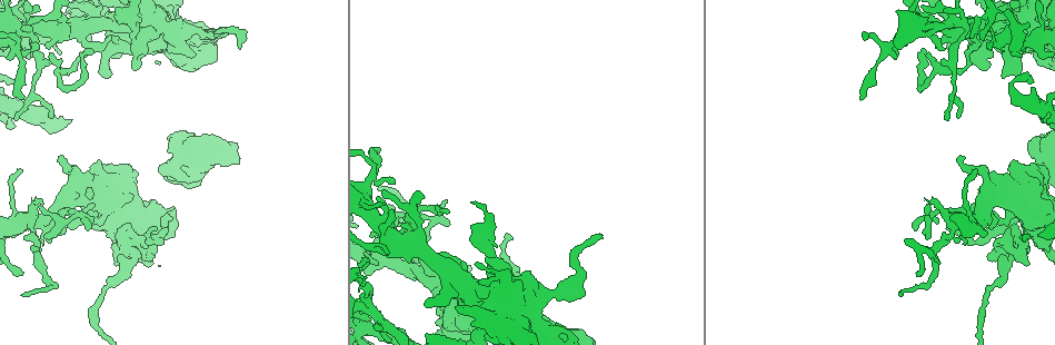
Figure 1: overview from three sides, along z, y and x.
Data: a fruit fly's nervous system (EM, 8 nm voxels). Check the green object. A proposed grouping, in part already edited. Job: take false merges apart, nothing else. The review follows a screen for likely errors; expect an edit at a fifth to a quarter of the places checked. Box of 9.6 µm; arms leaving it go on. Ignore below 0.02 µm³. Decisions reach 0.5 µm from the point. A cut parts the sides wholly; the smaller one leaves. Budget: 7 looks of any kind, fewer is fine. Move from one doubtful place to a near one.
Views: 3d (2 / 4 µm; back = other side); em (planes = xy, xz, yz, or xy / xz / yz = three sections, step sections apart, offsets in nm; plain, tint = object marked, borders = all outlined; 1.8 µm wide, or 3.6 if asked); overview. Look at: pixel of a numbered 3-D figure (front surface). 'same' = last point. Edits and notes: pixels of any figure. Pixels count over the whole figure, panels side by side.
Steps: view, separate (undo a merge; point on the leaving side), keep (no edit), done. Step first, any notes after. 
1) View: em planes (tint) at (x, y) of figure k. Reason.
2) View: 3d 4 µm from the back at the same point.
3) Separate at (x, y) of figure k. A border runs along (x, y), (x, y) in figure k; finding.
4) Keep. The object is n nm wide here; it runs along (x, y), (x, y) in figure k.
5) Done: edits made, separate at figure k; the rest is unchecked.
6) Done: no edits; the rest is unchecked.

View: em 3.6 µm yz step 8 (tint) at (149, 24) of figure 1. Thick turns thin.

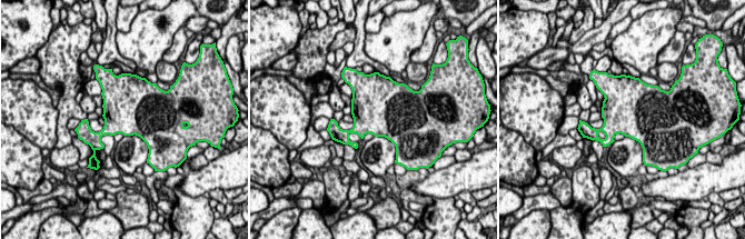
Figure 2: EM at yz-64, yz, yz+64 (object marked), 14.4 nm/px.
View: em 3.6 µm planes (borders) at the same point. Another direction.

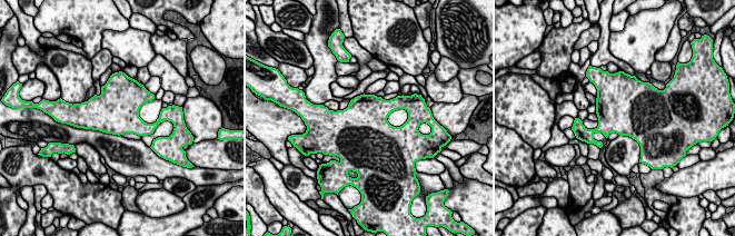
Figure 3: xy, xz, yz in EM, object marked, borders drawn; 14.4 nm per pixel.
Keep. The object is 700 nm wide here; one neuron here.

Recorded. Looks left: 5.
View: 3d 4 µm from the back at (373, 174) of figure 1. A narrow waist.

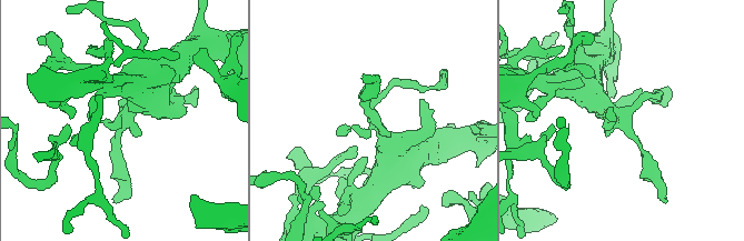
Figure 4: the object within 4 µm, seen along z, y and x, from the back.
View: em planes (tint) at (371, 124) of figure 4.

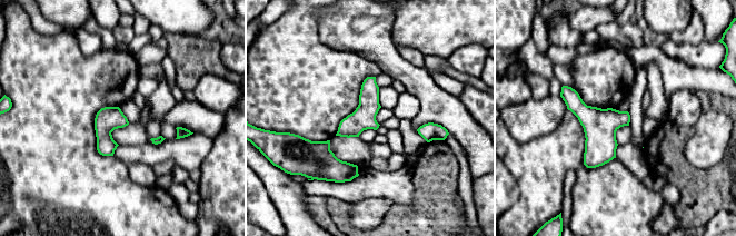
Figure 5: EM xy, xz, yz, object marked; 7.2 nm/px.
Keep. The object is 170 nm wide here; continuous, no second neuron.

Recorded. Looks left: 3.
View: 3d 4 µm at (181, 60) of figure 1.

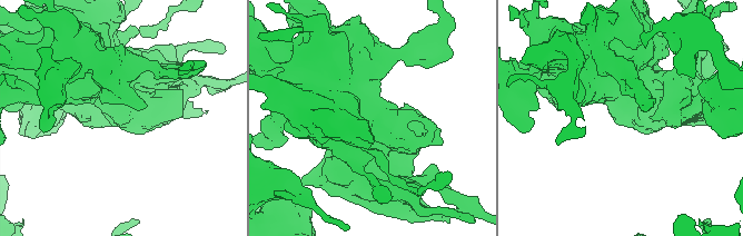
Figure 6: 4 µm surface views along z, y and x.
View: em xz step 16 (tint) at (125, 117) of figure 6.

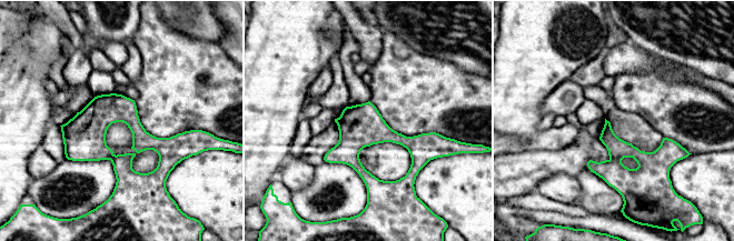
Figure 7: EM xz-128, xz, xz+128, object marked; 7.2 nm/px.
Keep. It runs along (677, 148), (644, 174), (591, 166) in figure 7; all the same neuron.

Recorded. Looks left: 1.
Done: no edits; the rest is unchecked.

